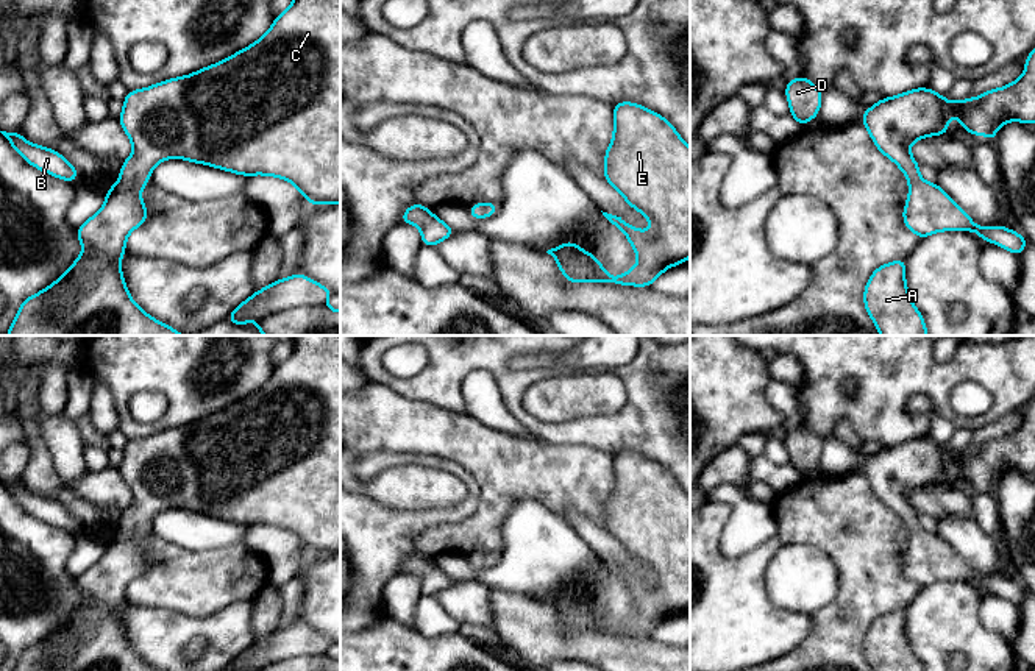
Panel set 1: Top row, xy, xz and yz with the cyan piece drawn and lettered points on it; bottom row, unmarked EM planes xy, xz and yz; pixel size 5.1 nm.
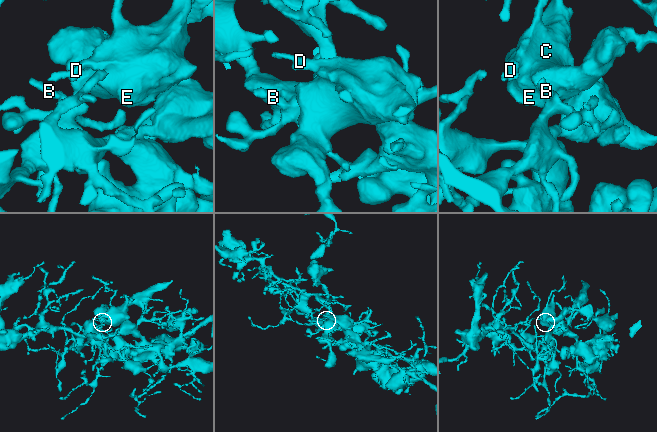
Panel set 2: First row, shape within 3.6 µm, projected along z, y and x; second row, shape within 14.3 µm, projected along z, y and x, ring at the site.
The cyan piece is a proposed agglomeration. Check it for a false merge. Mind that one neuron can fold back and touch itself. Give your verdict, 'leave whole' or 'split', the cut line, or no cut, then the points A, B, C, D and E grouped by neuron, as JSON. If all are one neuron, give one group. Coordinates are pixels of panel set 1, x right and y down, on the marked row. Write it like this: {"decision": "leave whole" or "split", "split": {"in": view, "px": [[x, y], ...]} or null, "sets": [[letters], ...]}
{"decision": "leave whole", "split": null, "sets": [["A", "B", "C", "D", "E"]]}

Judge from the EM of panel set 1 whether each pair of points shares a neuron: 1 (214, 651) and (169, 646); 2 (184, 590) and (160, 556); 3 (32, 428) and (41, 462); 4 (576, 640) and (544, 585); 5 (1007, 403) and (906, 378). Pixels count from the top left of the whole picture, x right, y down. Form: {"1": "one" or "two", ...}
{"1": "one", "2": "one", "3": "one", "4": "two", "5": "one"}

